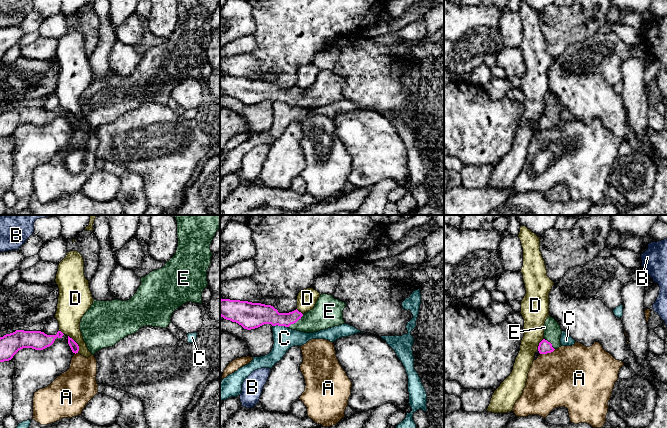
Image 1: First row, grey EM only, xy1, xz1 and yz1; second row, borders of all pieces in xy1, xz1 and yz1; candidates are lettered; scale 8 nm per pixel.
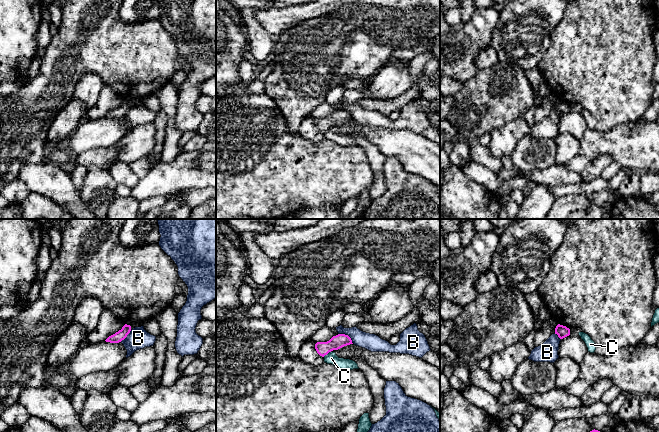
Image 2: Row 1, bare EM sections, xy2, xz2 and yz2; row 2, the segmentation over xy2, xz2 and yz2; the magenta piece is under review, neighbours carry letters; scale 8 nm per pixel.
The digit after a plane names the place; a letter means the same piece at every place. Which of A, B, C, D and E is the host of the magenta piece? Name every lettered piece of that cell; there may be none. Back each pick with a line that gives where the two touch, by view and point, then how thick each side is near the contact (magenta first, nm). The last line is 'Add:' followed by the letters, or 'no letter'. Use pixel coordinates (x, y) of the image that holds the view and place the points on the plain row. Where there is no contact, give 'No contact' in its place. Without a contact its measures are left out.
E: Touches magenta at xz1 (295, 98). Thickness 160 nm (magenta) against 220 nm
Add: E

